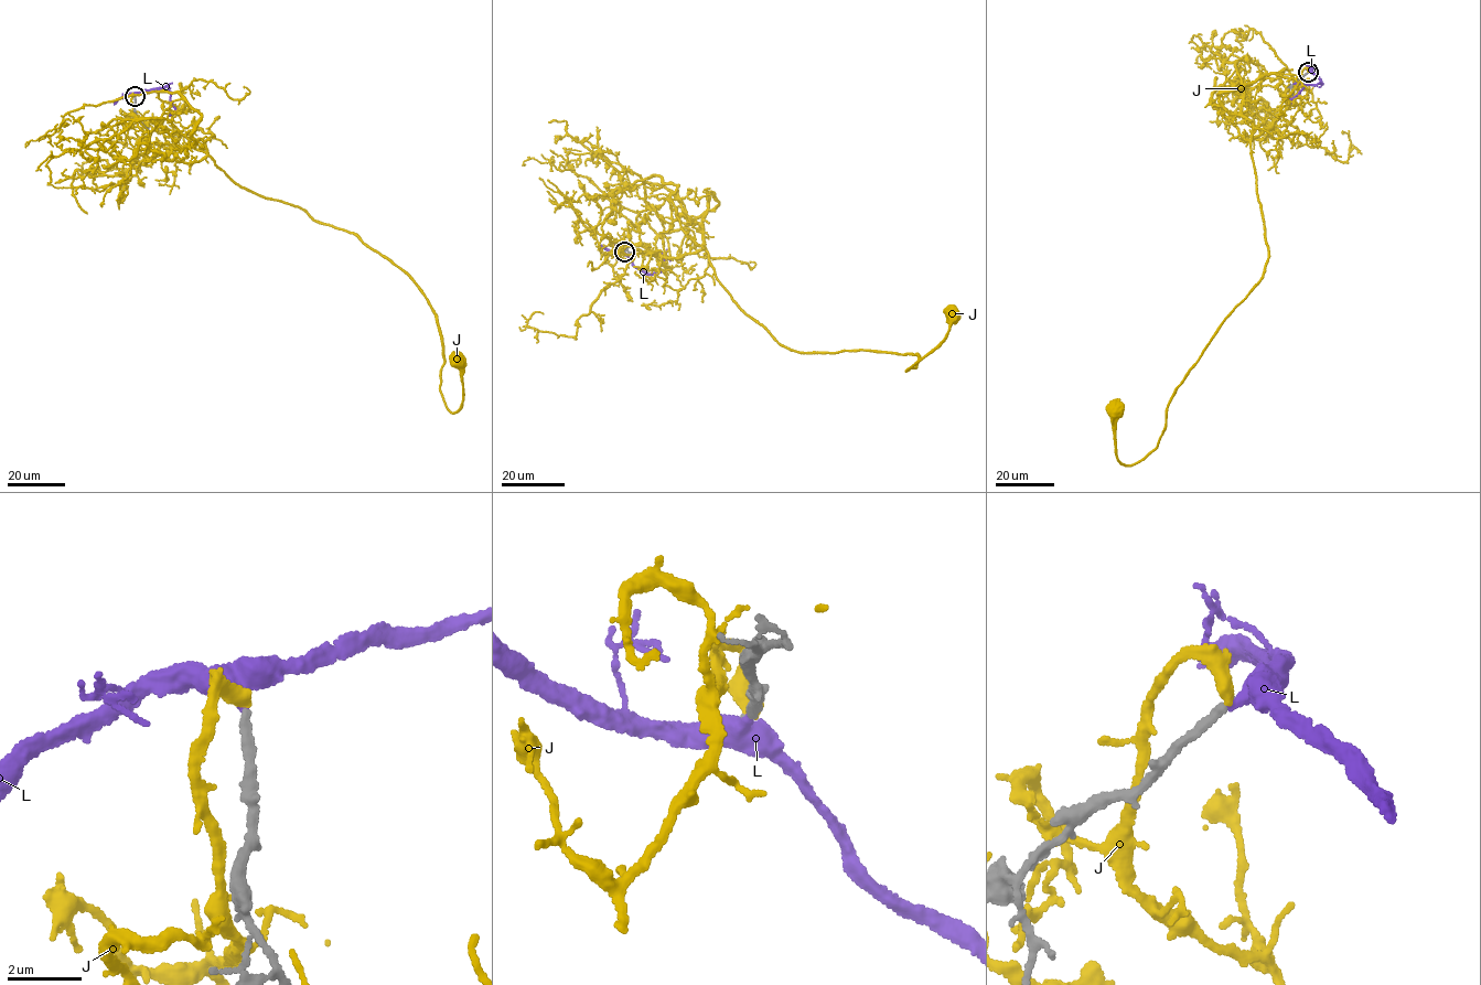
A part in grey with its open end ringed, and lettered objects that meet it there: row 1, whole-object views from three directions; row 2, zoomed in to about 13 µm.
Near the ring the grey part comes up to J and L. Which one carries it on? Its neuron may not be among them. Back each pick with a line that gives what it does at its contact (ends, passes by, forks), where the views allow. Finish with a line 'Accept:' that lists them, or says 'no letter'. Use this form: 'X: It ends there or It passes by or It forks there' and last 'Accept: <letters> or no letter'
L: It ends there
Accept: L

